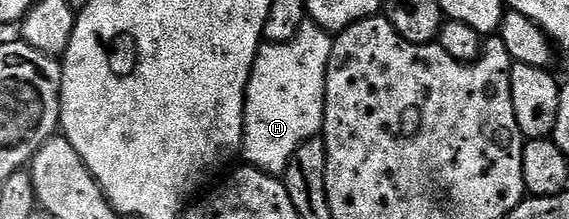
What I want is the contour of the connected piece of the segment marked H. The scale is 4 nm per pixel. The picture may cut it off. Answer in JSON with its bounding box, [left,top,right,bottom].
[243,19,334,176]

